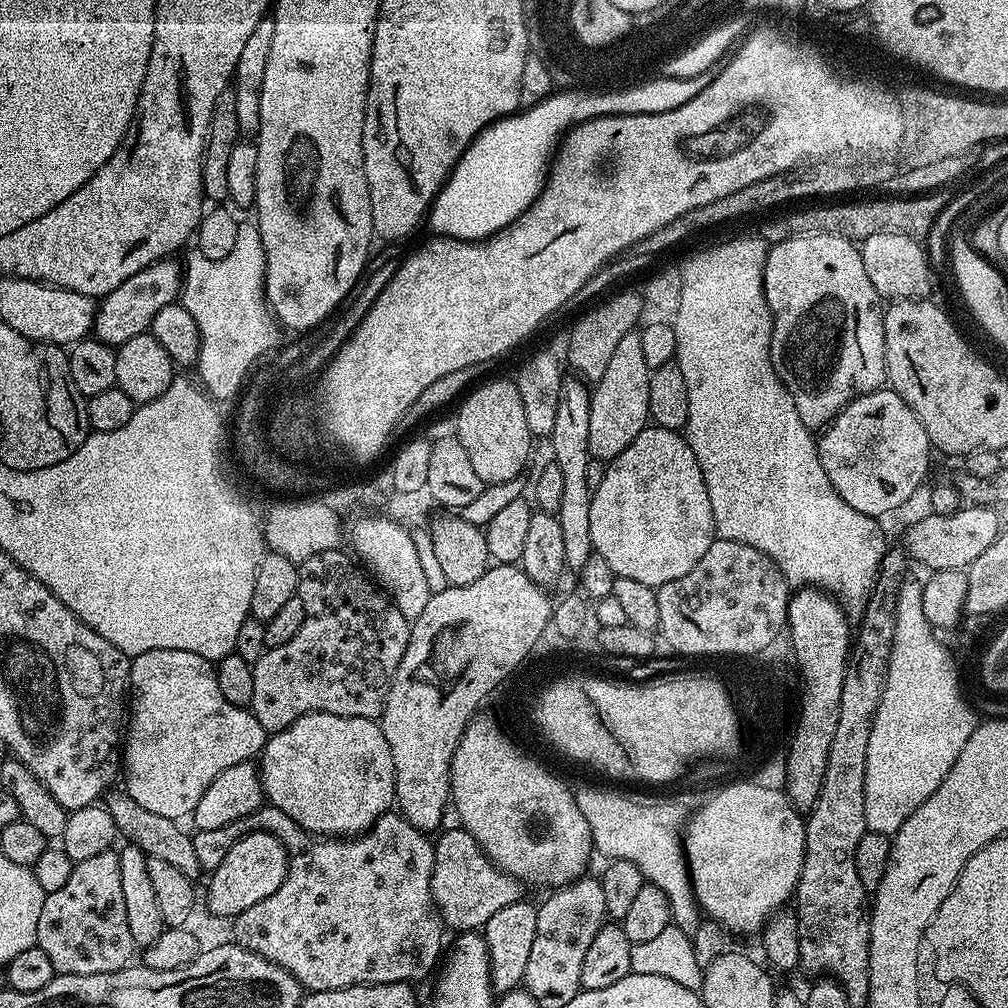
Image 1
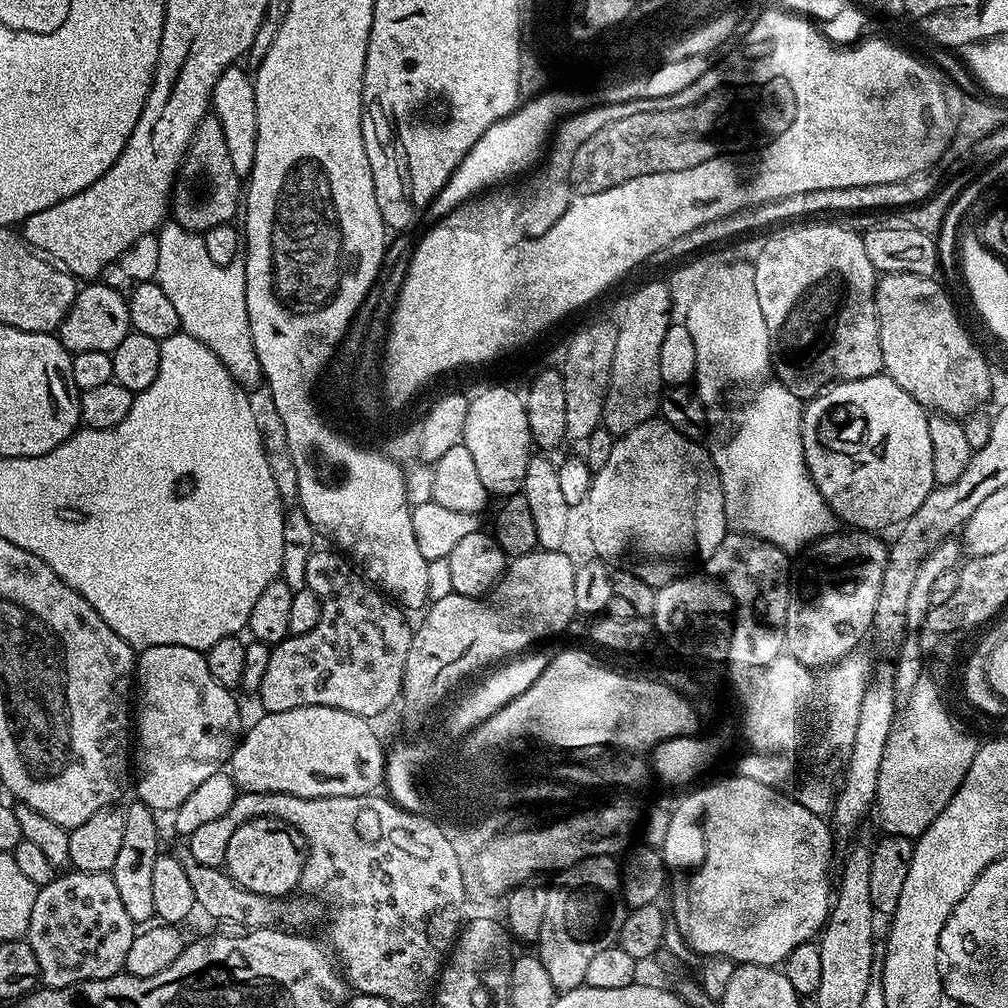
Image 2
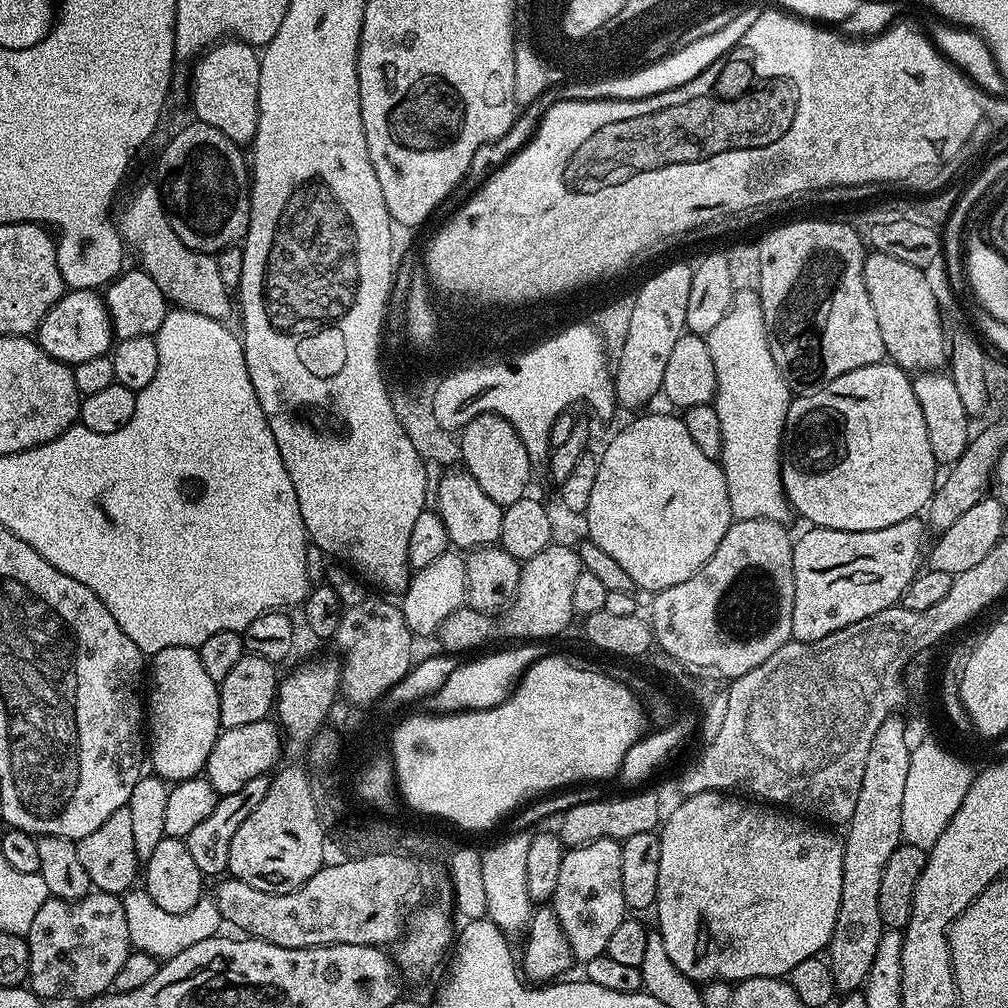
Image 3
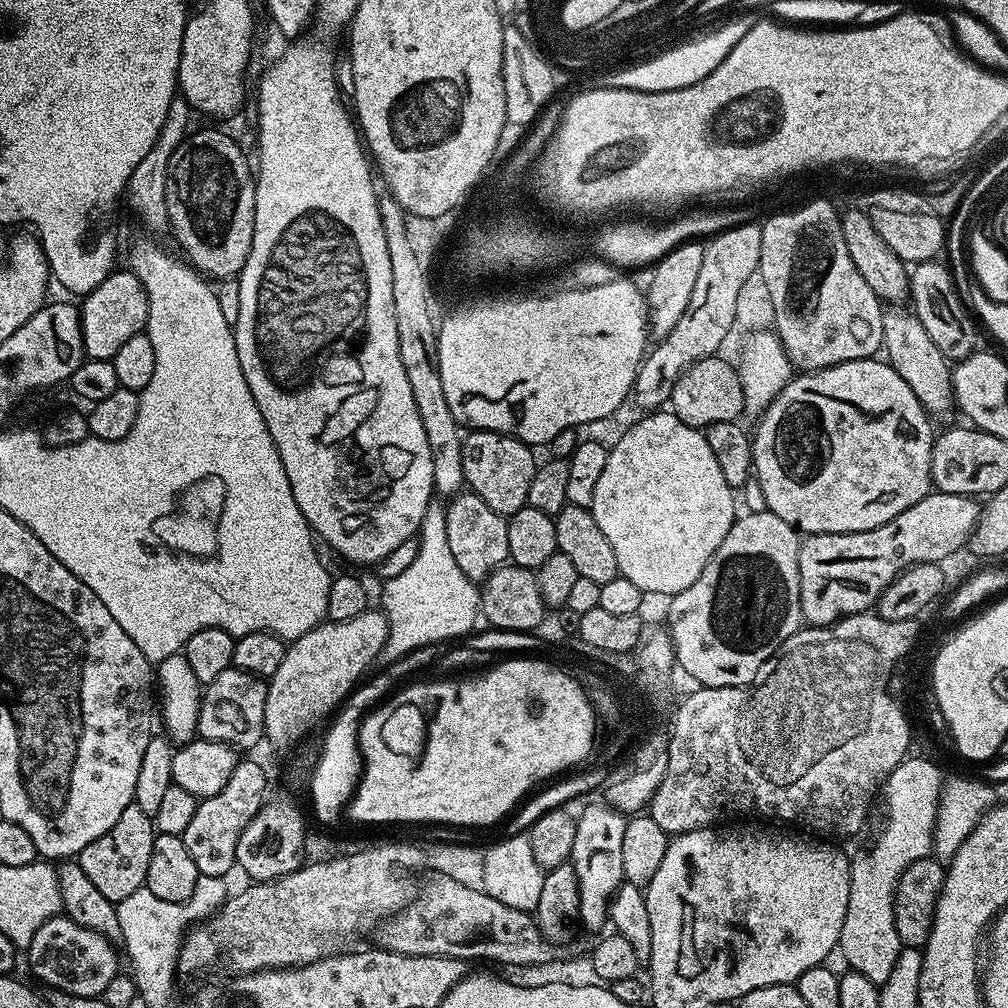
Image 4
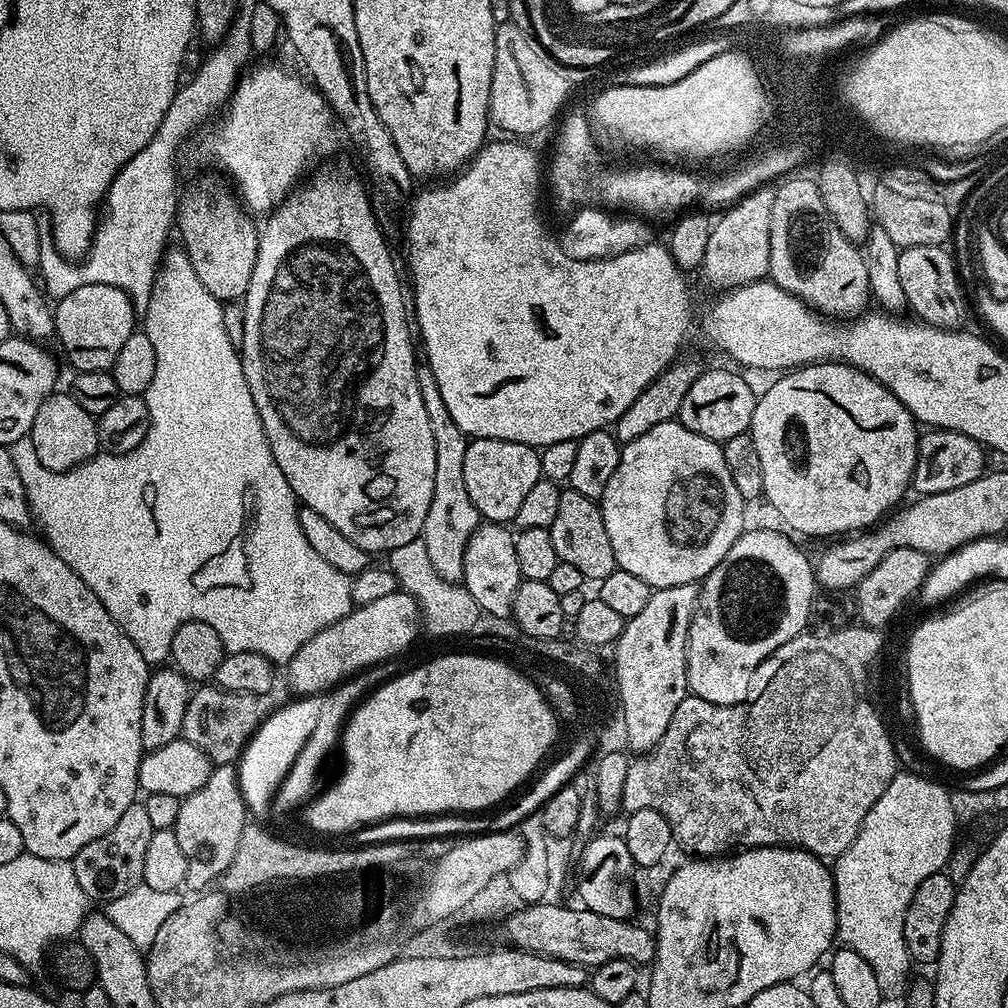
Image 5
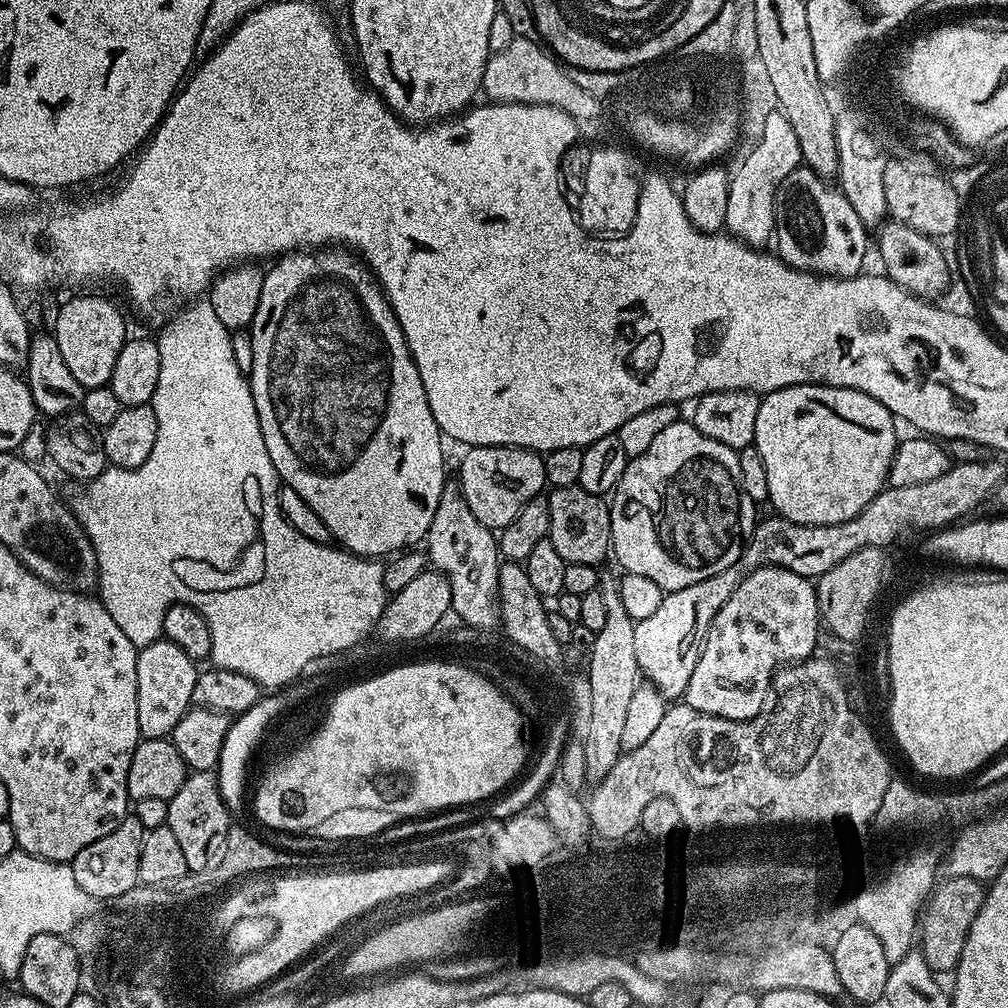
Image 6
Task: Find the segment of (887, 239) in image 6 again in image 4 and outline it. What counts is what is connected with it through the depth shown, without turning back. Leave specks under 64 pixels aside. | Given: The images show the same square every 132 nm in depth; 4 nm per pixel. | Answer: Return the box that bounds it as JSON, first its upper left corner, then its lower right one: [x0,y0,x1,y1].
[909,260,978,362]

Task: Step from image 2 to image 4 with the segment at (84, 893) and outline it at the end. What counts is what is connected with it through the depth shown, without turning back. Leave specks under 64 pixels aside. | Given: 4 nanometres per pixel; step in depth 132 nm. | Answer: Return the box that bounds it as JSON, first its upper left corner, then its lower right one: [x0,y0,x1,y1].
[26,914,121,997]

